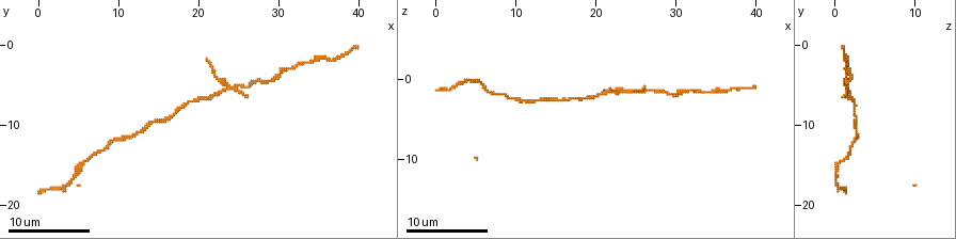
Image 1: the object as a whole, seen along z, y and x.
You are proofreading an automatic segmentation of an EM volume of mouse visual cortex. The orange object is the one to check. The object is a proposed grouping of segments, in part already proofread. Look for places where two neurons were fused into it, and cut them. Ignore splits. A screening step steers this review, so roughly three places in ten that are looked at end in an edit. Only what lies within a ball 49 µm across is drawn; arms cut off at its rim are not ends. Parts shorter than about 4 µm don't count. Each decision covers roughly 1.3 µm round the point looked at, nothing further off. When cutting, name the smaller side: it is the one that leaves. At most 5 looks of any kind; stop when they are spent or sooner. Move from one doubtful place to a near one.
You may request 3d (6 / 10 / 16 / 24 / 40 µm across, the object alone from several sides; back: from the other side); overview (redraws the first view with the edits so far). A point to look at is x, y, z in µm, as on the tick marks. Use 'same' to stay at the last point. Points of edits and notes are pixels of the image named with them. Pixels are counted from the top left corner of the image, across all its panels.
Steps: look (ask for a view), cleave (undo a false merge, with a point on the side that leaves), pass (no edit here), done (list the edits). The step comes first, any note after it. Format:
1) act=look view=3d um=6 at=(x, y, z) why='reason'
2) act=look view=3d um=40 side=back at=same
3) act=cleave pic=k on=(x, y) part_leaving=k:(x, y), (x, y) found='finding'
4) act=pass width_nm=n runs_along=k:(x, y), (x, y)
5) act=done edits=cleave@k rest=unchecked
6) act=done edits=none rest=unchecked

act=look view=3d um=6 at=(29.0, 4.5, 2.0) why='thick turns thin'

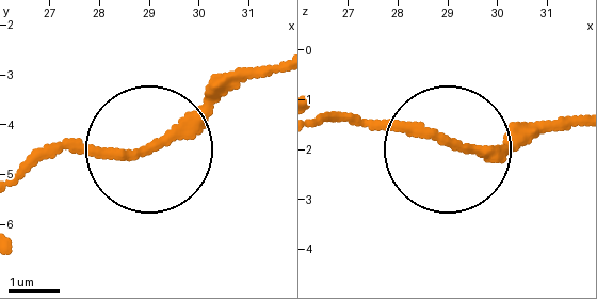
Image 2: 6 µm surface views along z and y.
act=look view=3d um=6 side=back at=(29.20, 4.35, 1.85)

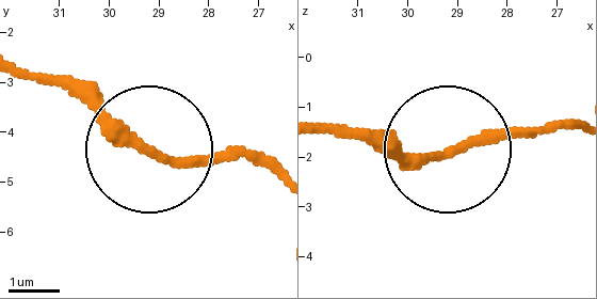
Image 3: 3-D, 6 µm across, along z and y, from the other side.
act=pass width_nm=210 runs_along=3:(576, 127), (435, 153), (351, 140) found='one neuron here'

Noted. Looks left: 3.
act=look view=3d um=16 at=(15.0, 9.0, 2.5) why='narrows sharply'

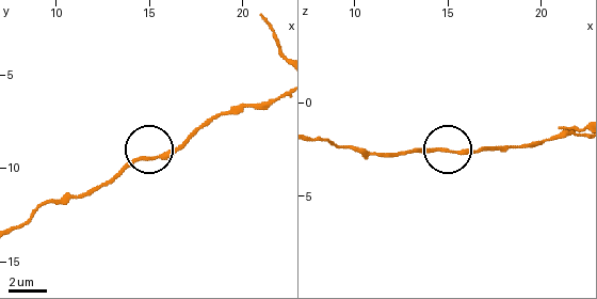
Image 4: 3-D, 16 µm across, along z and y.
act=pass runs_along=4:(221, 114), (204, 122), (175, 147), (136, 159), (100, 184) found='continuous, no second neuron'

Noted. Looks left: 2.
act=look view=3d um=6 at=(8.0, 13.0, 1.5) why='calibre changes'

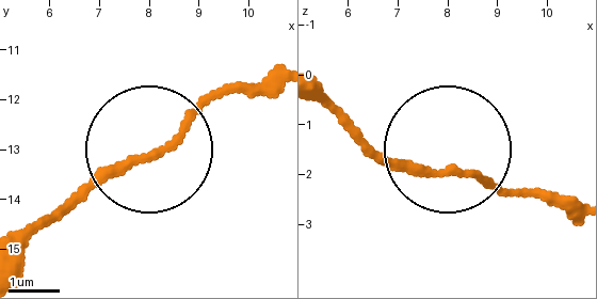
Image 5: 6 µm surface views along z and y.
act=pass runs_along=5:(571, 204), (507, 195), (456, 170), (406, 170), (359, 136) found='continuous, no second neuron'

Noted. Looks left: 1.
act=done edits=none rest=unchecked

